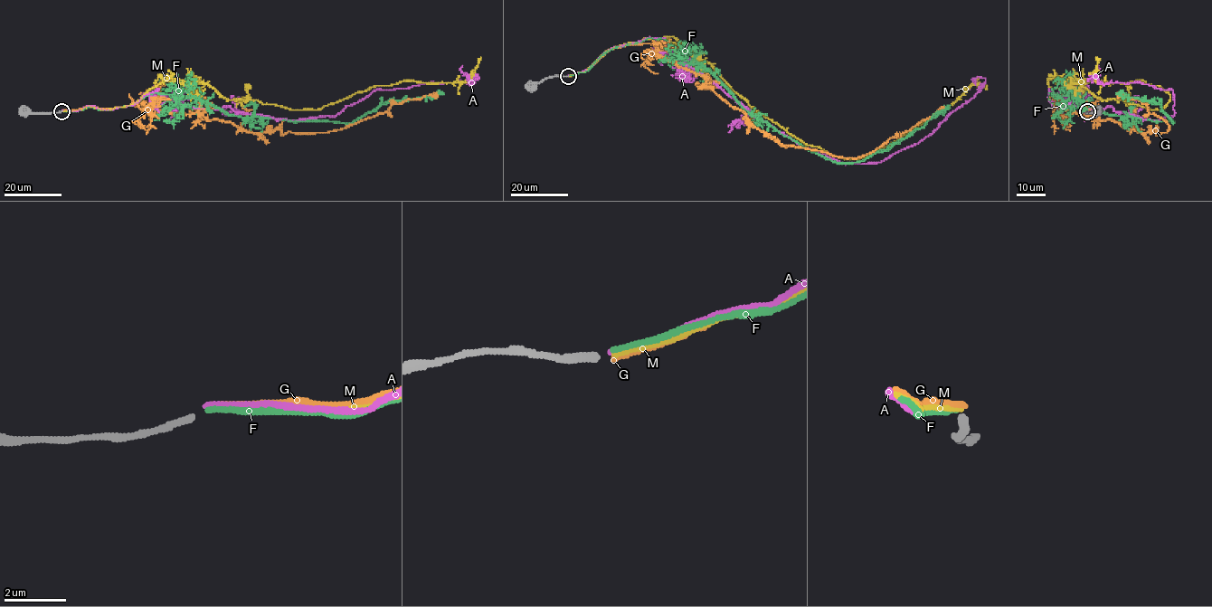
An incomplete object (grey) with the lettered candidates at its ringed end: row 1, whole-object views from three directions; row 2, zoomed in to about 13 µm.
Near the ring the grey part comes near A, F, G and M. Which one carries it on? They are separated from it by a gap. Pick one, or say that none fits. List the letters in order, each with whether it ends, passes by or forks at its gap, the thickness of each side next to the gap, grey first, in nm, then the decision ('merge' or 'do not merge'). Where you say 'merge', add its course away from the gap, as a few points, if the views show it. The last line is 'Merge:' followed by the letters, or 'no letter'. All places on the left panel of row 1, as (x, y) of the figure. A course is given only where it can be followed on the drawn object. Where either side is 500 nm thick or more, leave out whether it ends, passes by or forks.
A: it ends there; 220 nm thick on the grey side, 150 nm on the other; do not merge
F: it ends there; 220 nm thick on the grey side, 170 nm on the other; do not merge
G: it ends there; 220 nm thick on the grey side, 170 nm on the other; do not merge
M: it ends there; 220 nm thick on the grey side, 140 nm on the other; do not merge
Merge: no letter

